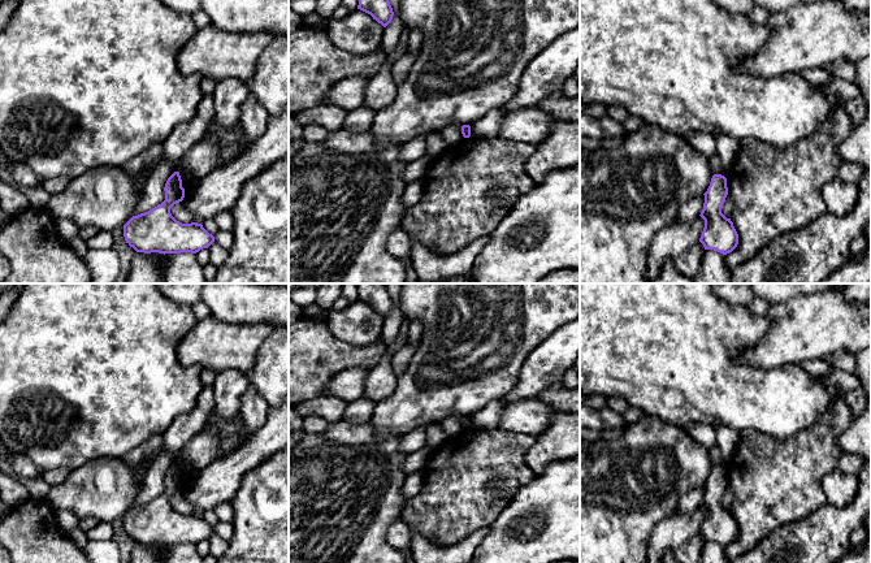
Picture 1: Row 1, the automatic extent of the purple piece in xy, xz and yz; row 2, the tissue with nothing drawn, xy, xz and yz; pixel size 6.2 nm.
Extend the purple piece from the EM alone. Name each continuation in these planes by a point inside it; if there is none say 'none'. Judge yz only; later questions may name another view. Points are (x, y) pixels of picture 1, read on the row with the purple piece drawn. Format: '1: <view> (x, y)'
none

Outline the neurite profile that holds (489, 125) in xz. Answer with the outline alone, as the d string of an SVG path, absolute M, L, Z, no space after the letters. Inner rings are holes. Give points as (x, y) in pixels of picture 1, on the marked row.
M502 109L490 111L471 124L471 137L485 139L498 138L502 124Z

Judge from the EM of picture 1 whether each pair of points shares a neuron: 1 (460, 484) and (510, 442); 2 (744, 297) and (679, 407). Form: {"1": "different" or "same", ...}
{"1": "same", "2": "different"}

